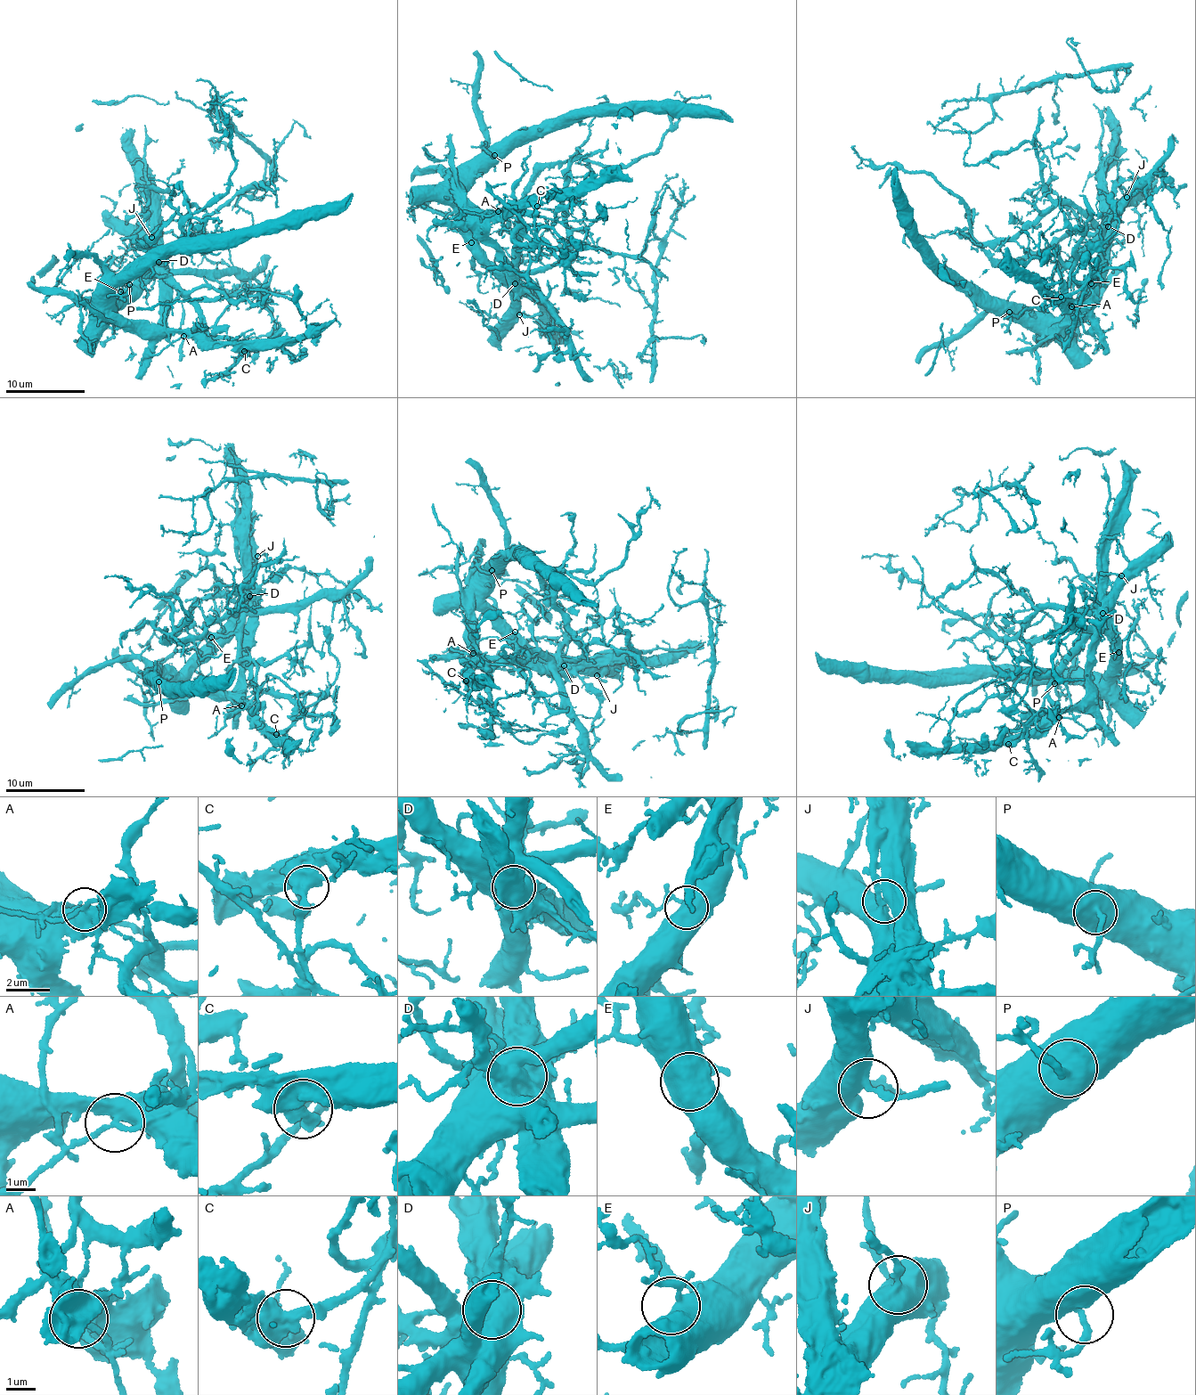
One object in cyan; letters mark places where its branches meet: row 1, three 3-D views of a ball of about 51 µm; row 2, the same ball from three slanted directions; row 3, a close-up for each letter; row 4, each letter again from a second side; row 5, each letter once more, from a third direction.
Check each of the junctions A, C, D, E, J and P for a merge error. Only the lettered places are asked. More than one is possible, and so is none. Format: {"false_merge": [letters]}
{"false_merge": ["A", "D"]}

